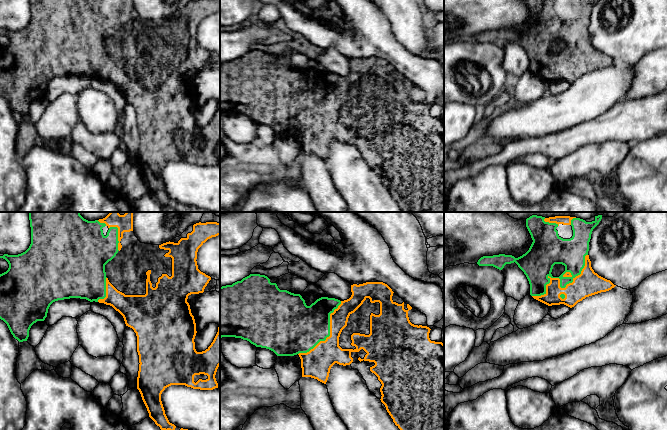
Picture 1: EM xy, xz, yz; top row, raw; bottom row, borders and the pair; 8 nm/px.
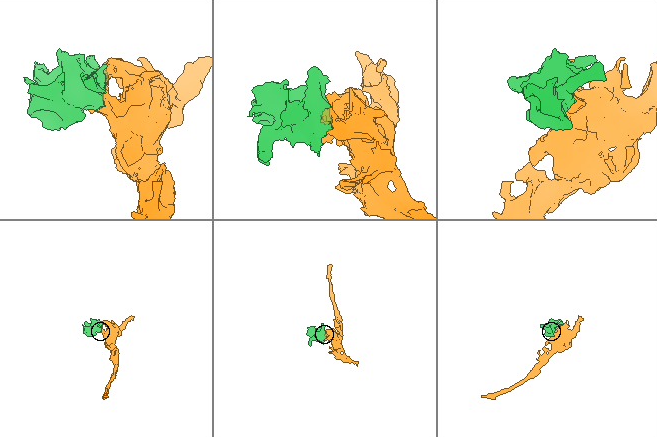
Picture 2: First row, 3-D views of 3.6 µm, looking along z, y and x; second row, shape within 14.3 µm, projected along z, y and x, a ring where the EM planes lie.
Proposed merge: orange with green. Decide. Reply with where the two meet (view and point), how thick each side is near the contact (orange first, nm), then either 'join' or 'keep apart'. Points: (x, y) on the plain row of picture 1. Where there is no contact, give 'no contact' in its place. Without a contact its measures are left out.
meets orange in yz at (559, 61); 200 nm thick on the orange side, 260 nm on the other; join

